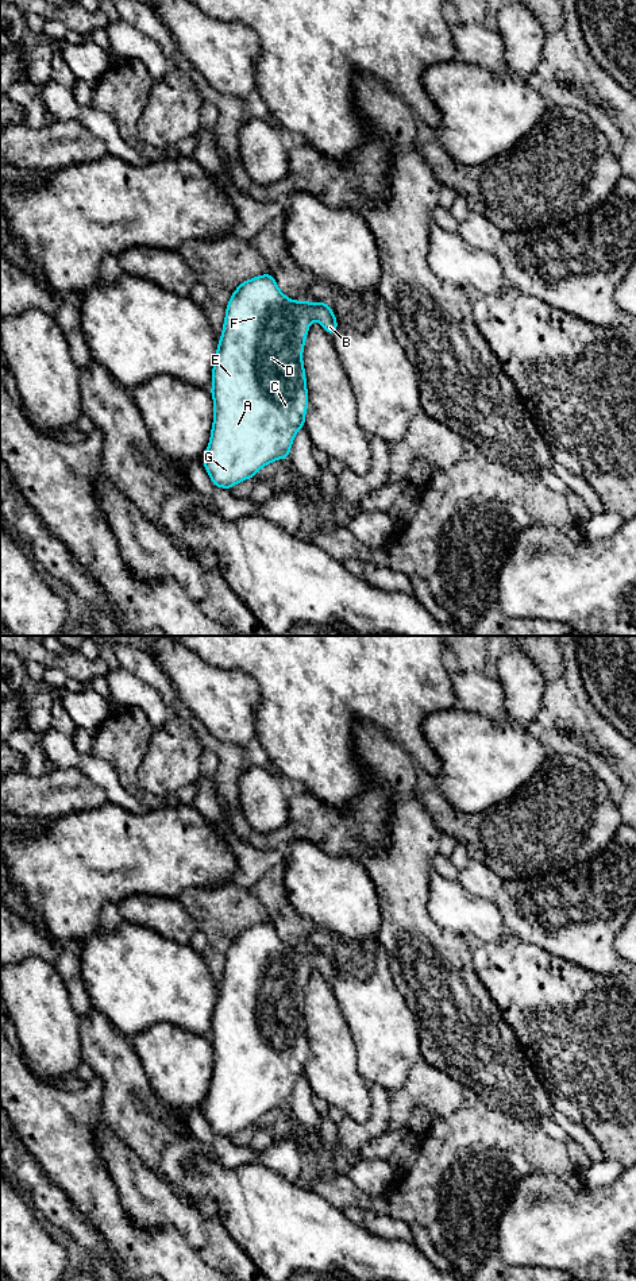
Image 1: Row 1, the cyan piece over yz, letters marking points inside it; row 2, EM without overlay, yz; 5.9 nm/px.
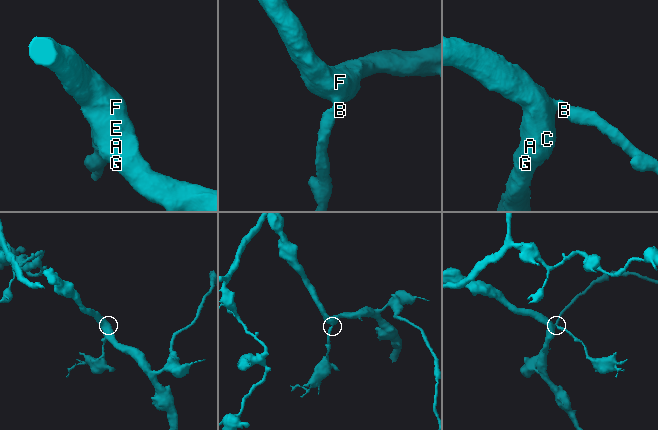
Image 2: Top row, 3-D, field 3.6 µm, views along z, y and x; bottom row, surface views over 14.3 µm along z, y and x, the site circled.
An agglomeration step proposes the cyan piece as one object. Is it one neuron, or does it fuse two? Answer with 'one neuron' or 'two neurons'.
one neuron

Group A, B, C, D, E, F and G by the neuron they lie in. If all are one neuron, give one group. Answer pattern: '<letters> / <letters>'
A B C D E F G

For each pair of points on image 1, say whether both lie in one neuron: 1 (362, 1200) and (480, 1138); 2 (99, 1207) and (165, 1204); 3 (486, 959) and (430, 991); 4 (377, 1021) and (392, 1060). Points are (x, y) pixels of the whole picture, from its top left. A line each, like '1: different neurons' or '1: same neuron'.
1: same neuron
2: different neurons
3: different neurons
4: same neuron

